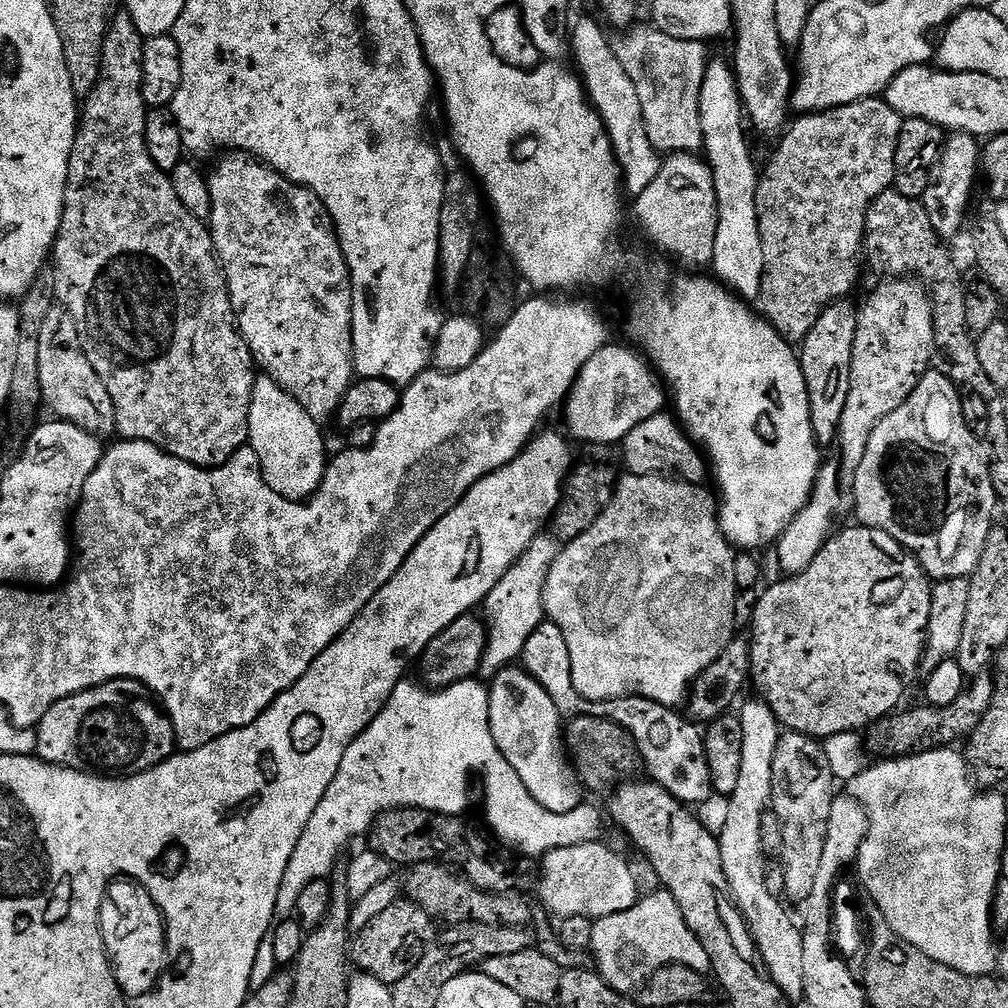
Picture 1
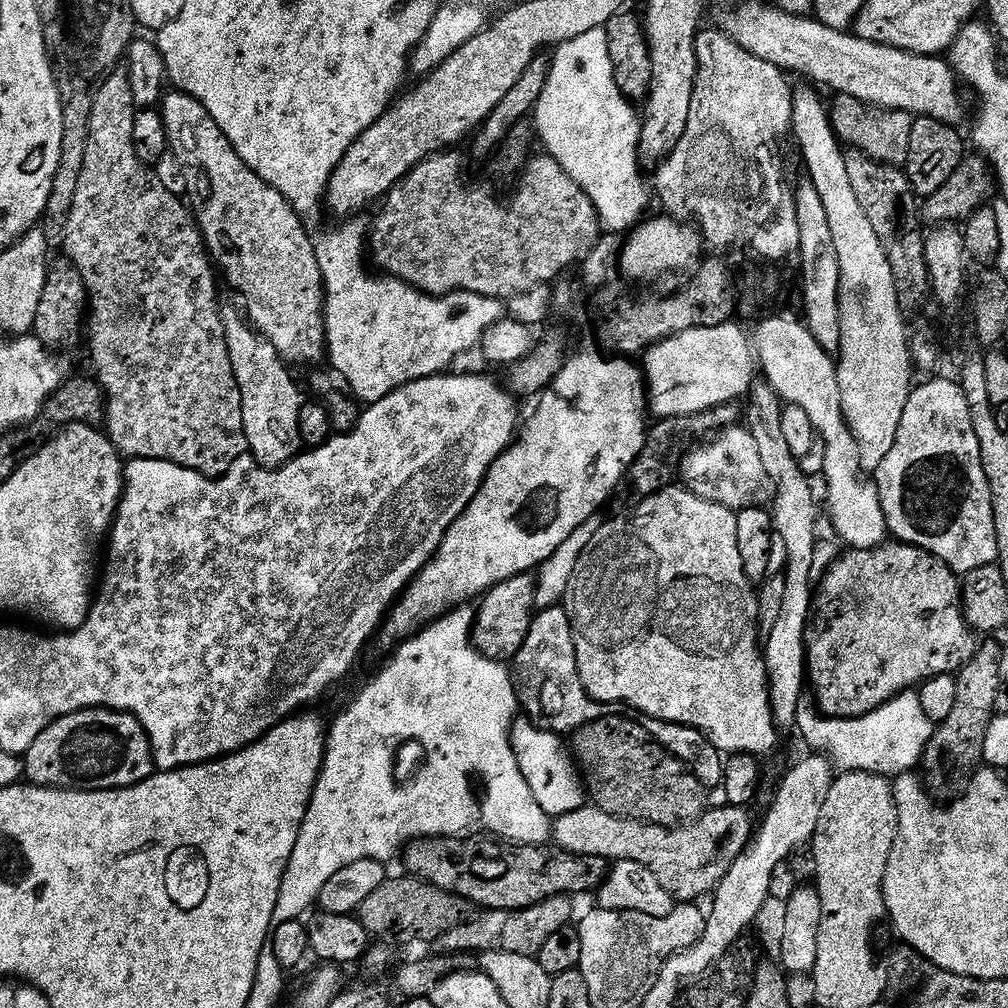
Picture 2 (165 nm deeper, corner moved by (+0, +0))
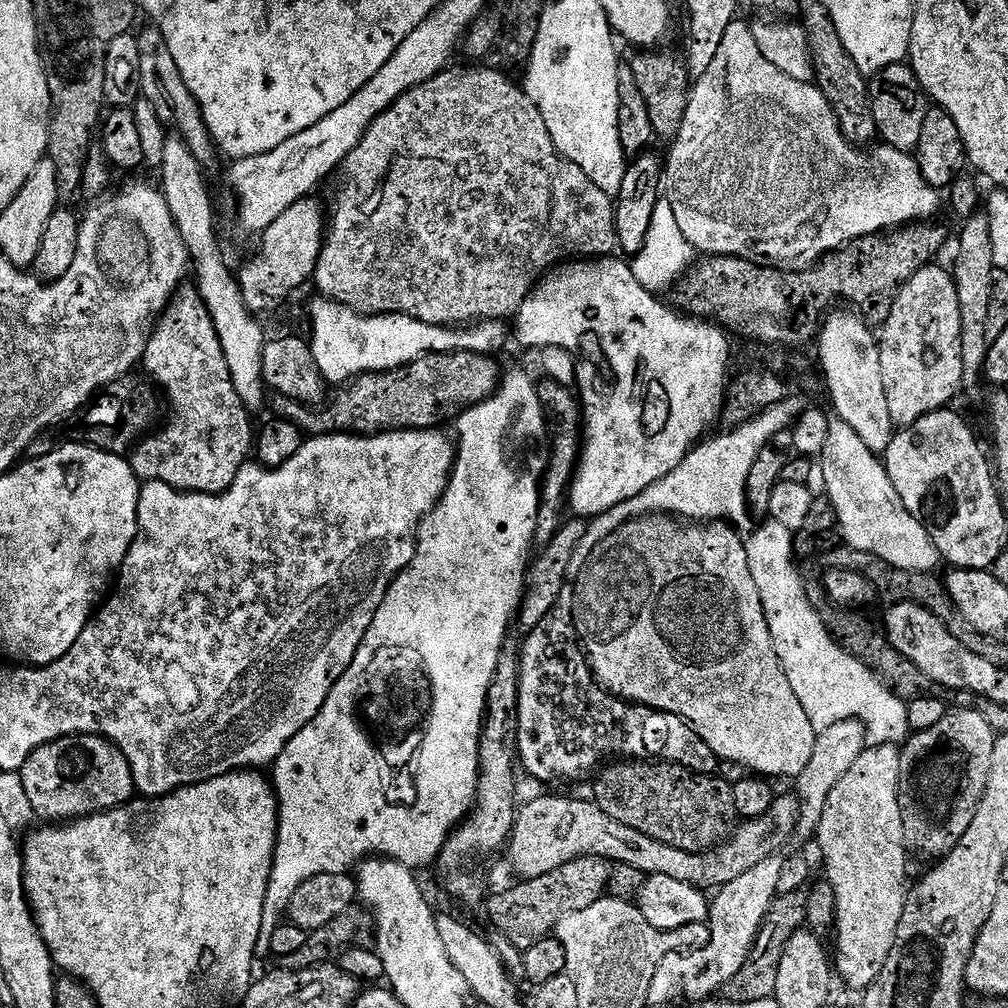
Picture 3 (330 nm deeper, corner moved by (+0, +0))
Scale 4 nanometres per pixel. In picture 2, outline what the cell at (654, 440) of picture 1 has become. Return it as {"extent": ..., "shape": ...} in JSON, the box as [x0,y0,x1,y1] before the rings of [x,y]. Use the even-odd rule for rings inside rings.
{"extent":[680,427,776,510],"shape":[[[747,427],[724,428],[697,444],[700,445],[690,449],[680,464],[680,476],[684,479],[681,481],[689,492],[733,510],[771,505],[776,487],[770,474],[766,474],[766,465],[758,454],[754,434],[750,434]]]}

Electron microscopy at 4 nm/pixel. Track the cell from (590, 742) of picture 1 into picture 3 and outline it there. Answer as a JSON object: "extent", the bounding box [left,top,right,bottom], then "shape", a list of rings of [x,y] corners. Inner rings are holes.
{"extent":[591,758,738,852],"shape":[[[620,758],[615,762],[605,763],[599,769],[591,795],[594,797],[594,803],[603,812],[610,814],[614,822],[622,822],[622,826],[634,826],[634,830],[642,830],[642,834],[650,834],[650,838],[666,842],[666,846],[674,846],[678,850],[711,852],[717,844],[723,844],[732,835],[738,824],[732,784],[729,781],[719,780],[718,777],[716,774],[694,773],[681,765],[653,762],[648,758]]]}

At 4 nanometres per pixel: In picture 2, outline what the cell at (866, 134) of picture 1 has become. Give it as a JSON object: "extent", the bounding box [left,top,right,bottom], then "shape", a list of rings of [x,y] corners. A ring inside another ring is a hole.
{"extent":[830,95,914,166],"shape":[[[837,95],[835,99],[836,101],[831,101],[830,104],[830,115],[837,140],[847,145],[849,149],[866,153],[872,160],[880,160],[893,166],[906,164],[914,119],[911,112],[894,108],[875,108],[874,105],[853,96]]]}

